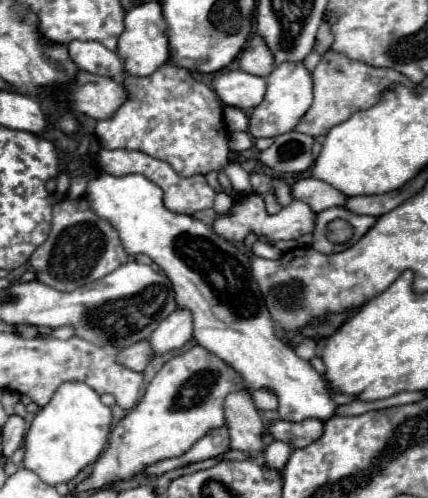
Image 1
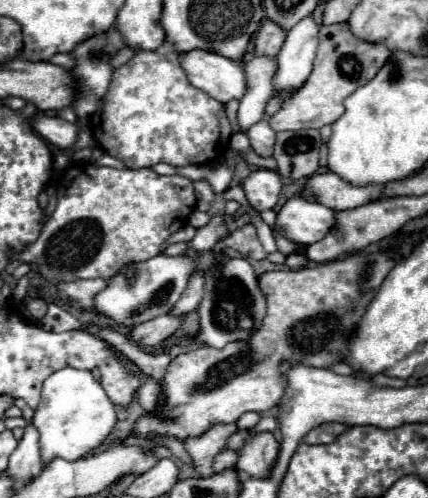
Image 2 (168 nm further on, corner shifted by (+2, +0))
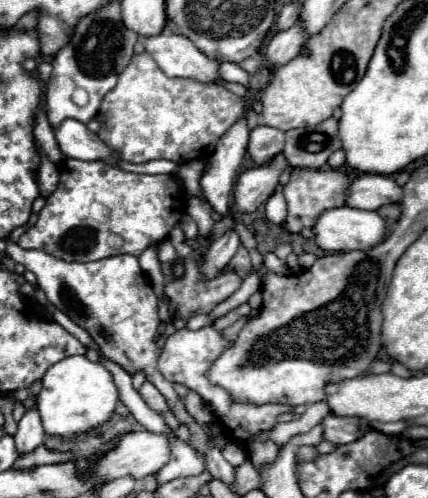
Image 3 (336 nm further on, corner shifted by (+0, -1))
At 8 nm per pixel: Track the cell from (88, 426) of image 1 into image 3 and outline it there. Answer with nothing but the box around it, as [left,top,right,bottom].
[37,355,117,437]

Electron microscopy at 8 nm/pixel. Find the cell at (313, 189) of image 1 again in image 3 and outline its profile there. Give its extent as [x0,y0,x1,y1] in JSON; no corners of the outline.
[347,175,403,211]

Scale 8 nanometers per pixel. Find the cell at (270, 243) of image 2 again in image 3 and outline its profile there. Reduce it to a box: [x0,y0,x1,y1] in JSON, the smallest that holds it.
[265,253,289,275]

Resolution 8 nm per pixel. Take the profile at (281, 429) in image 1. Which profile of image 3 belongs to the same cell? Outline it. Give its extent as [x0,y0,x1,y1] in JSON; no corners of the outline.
[323,415,371,445]

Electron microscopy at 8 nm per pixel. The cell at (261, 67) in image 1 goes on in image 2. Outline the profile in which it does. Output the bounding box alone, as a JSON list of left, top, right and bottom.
[253,20,285,56]

